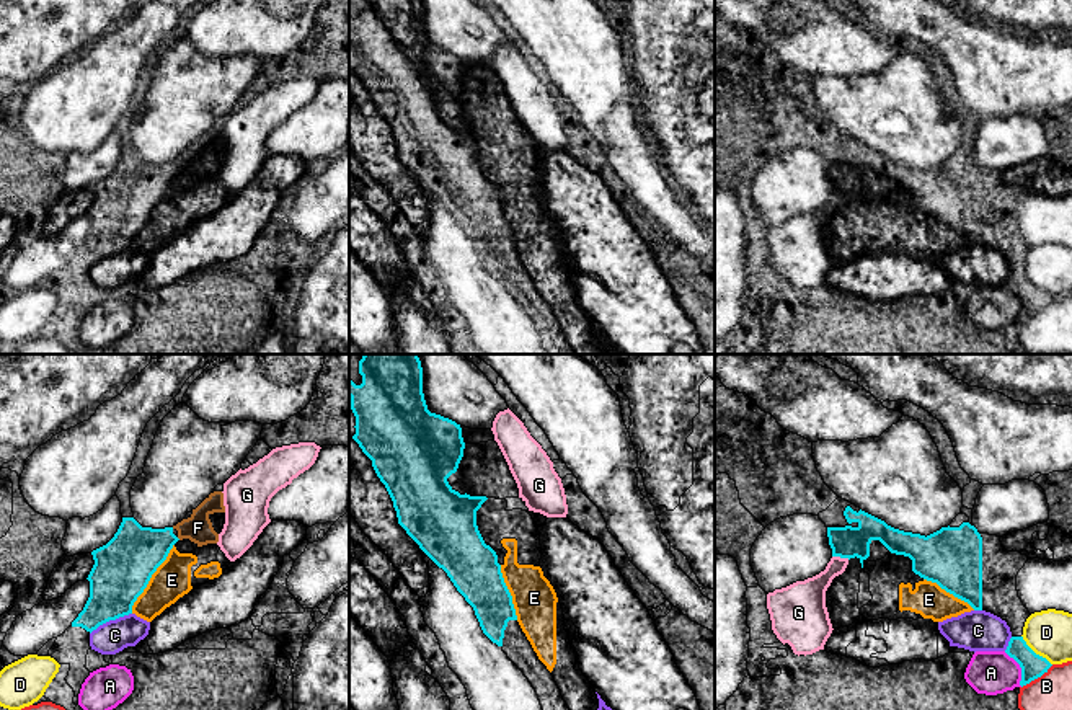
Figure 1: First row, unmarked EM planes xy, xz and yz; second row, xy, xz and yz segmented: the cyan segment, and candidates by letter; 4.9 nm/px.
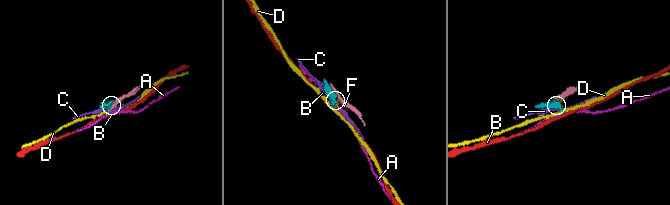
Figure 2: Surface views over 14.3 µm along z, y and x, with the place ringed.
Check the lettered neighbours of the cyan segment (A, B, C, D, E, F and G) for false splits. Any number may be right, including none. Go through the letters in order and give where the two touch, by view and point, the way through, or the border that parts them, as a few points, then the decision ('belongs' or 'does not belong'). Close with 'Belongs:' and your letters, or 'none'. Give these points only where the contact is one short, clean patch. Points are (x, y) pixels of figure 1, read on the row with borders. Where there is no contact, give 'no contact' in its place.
A: contact yz (1020, 666); does not belong
B: contact yz (1036, 678); does not belong
C: contact xy (110, 619); does not belong
D: contact yz (1033, 652); does not belong
E: contact xy (150, 576); border xy (173, 544), (131, 612); does not belong
F: no contact; belongs
G: contact yz (841, 557); border yz (832, 555), (849, 559); does not belong
Belongs: F

